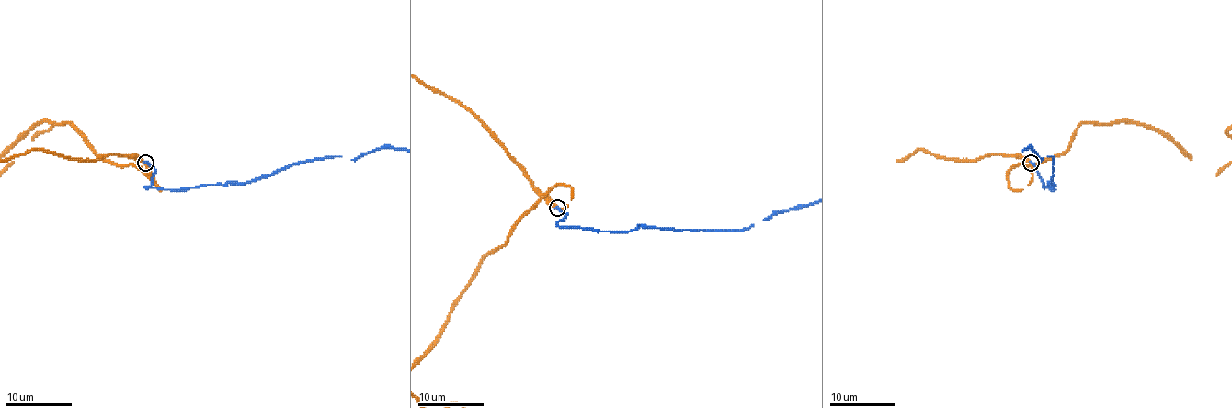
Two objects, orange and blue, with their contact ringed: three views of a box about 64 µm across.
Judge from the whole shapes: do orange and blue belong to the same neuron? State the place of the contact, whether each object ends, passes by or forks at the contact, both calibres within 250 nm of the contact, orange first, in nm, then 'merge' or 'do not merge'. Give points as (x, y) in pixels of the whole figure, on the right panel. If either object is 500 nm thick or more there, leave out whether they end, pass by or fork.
place (1031, 163); orange passes by; blue ends; calibres 240 and 240 nm; merge

